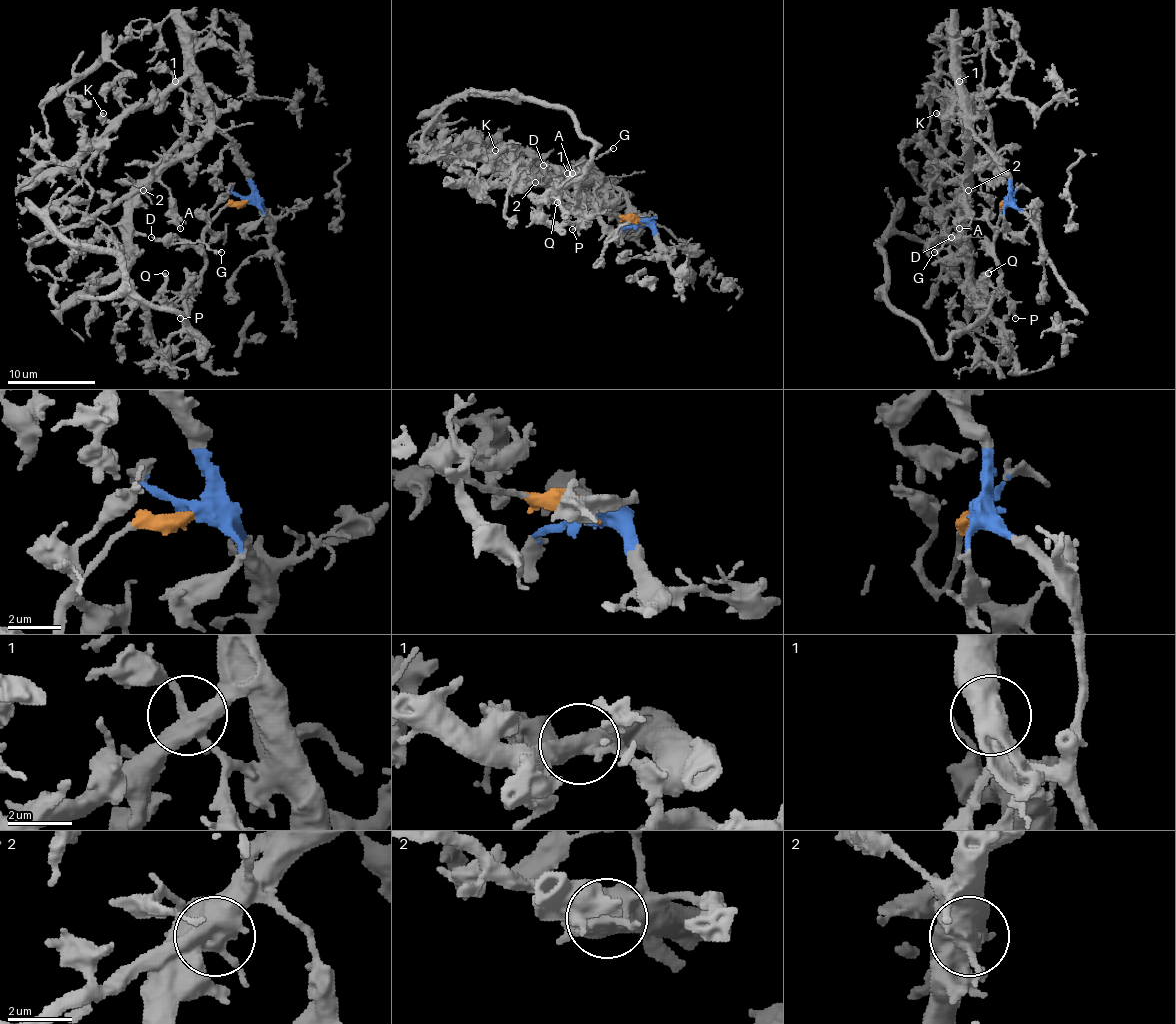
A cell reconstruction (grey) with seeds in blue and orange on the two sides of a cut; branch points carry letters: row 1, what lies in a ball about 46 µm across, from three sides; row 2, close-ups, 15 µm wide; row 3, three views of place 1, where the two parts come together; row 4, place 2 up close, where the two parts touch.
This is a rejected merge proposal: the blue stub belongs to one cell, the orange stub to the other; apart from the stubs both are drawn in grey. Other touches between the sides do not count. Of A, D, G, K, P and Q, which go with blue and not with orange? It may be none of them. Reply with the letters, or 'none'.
A, K, Q

